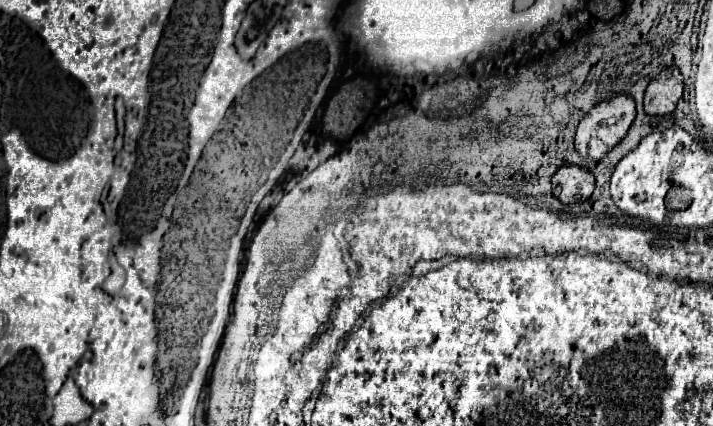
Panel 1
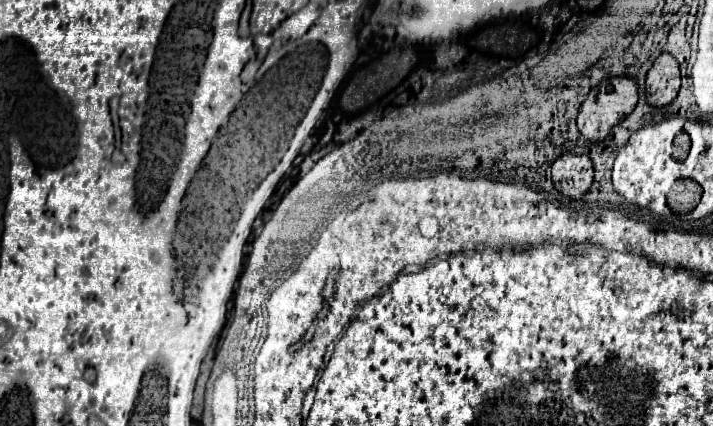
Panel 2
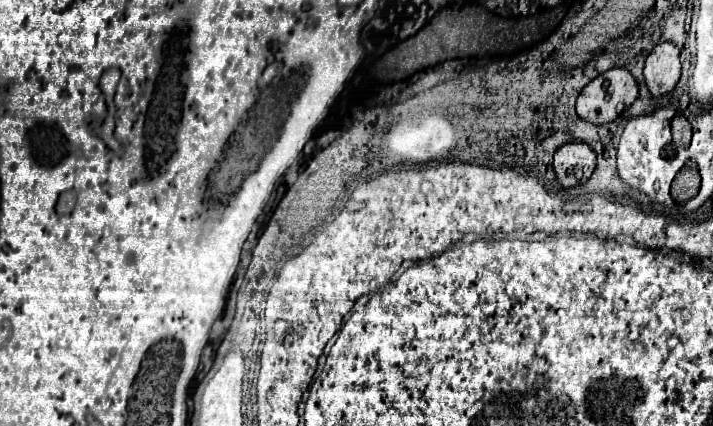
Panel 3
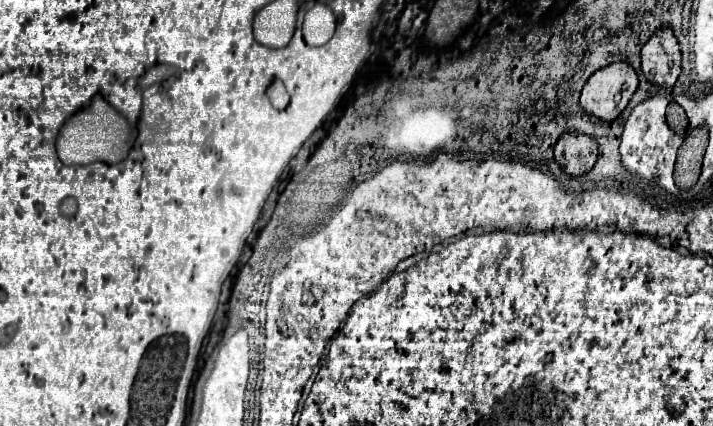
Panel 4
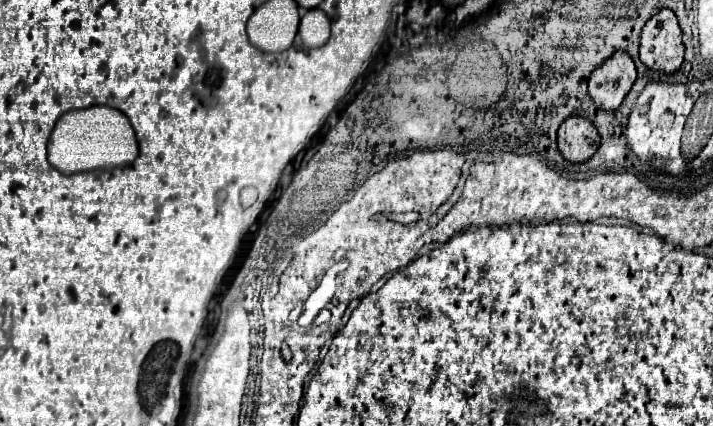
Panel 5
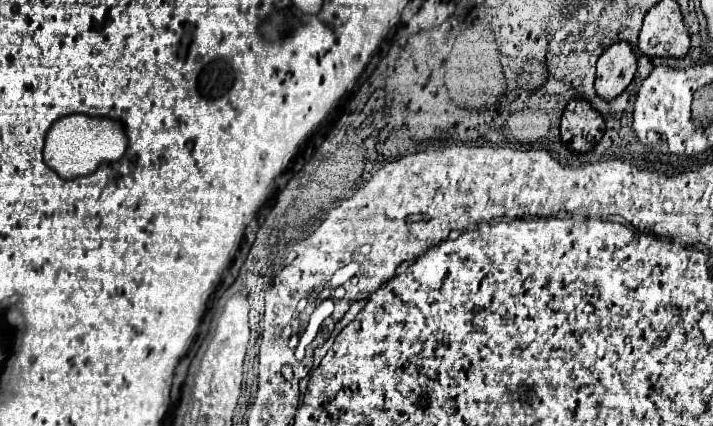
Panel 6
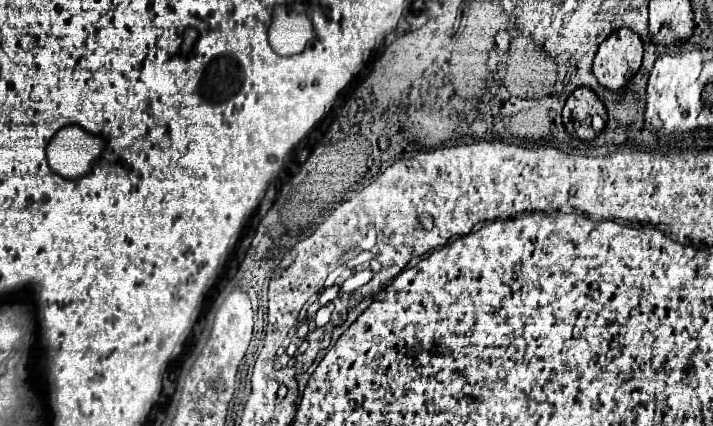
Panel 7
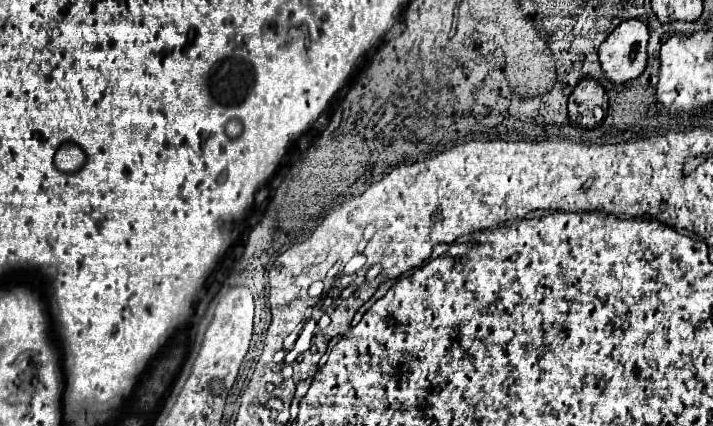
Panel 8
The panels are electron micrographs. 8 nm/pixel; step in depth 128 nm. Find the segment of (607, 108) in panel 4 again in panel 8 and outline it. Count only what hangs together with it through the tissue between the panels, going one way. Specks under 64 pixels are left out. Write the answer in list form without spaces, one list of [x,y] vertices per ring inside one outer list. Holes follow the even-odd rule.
[[[626,20],[602,42],[598,56],[604,74],[614,84],[624,84],[642,74],[646,66],[648,28],[640,20]]]

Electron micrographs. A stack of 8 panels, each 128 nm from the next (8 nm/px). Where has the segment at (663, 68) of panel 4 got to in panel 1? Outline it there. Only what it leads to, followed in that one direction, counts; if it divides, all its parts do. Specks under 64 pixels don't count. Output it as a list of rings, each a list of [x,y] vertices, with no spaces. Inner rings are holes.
[[[678,68],[662,70],[646,88],[644,110],[652,116],[670,114],[682,98],[682,74]]]

